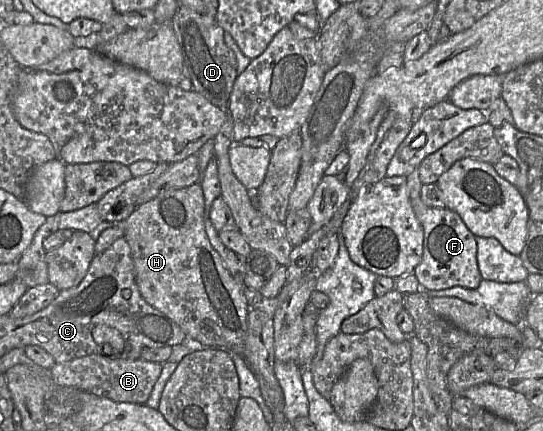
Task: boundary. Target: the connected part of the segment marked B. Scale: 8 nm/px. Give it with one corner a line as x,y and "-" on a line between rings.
88,355
55,363
50,369
57,386
65,386
111,399
115,402
145,404
162,370
162,364
143,360
113,359
104,355

